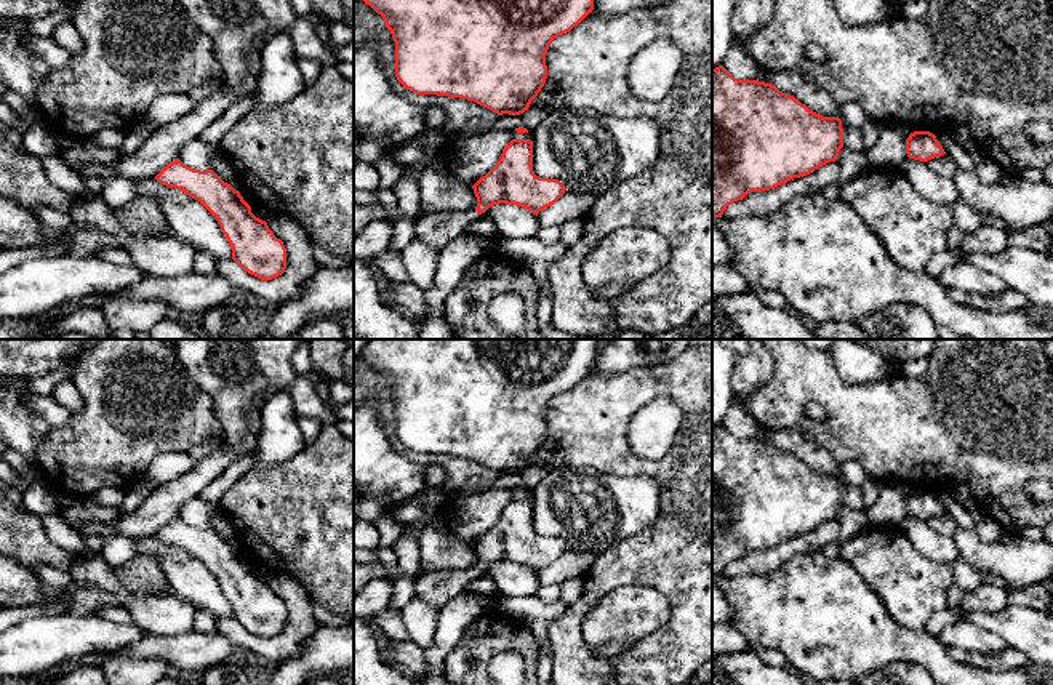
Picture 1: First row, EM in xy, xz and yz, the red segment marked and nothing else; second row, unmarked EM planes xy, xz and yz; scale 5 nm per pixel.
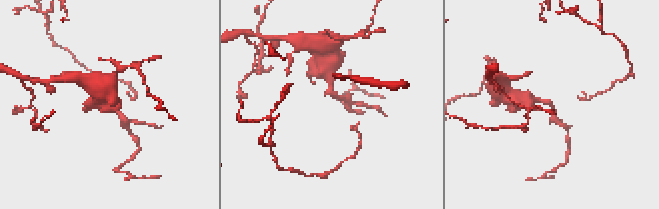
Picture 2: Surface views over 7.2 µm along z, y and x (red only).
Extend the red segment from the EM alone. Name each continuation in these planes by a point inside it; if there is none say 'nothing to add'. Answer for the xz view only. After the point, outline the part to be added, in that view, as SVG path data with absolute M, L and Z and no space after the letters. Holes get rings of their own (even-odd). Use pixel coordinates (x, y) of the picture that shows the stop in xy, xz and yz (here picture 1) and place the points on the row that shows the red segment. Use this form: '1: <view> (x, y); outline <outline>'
1: xz (436, 231); outline M477 210L422 214L416 221L414 240L440 253L453 238L466 232L478 216Z

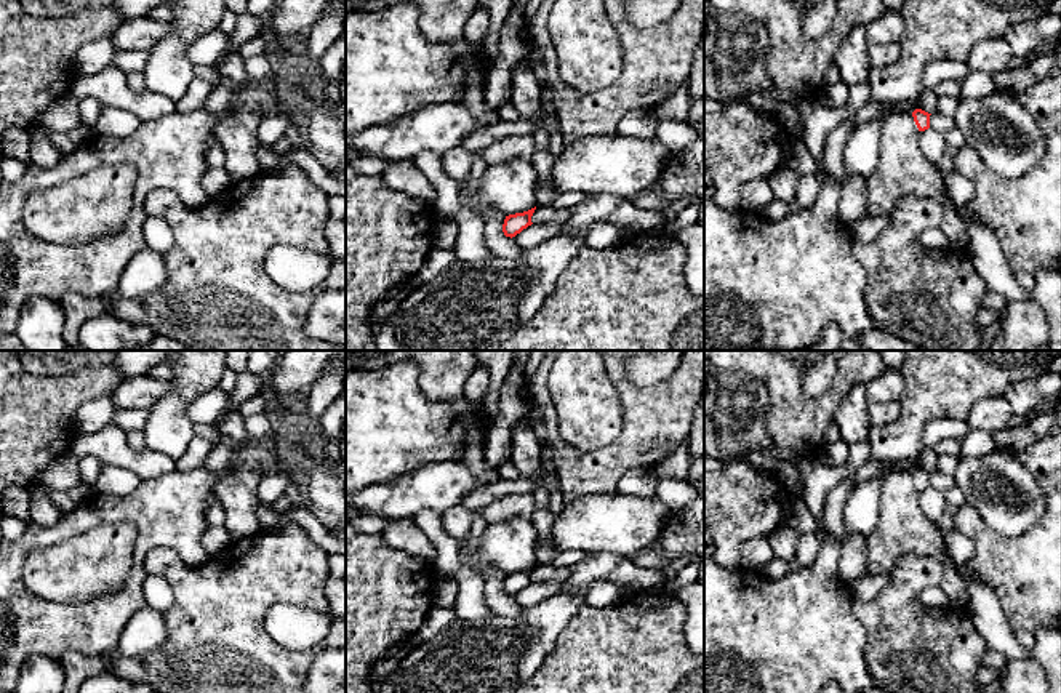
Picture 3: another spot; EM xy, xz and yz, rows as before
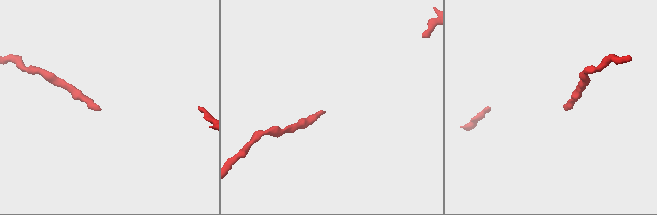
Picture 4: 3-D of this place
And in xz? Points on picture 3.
nothing to add

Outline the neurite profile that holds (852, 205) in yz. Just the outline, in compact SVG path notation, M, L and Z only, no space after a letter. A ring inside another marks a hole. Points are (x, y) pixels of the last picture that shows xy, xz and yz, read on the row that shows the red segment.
M850 176L842 184L839 198L839 218L843 224L850 226L856 219L867 214L867 187L866 179L861 176Z

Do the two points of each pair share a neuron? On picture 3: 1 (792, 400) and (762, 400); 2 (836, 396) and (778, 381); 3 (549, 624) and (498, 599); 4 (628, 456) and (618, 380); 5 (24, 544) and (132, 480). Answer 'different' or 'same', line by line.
1: different
2: same
3: different
4: same
5: different

